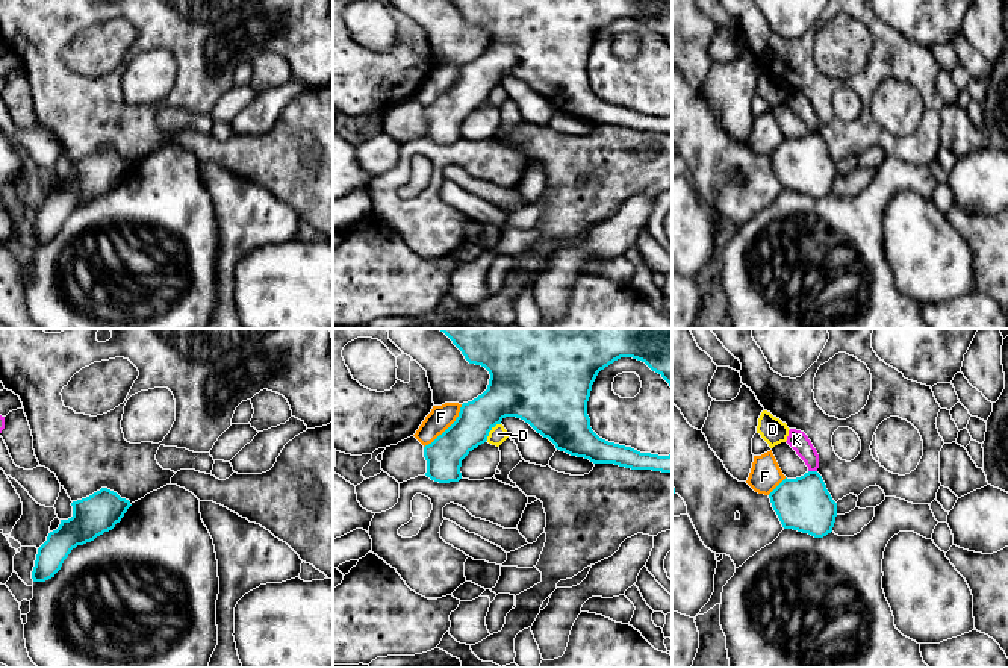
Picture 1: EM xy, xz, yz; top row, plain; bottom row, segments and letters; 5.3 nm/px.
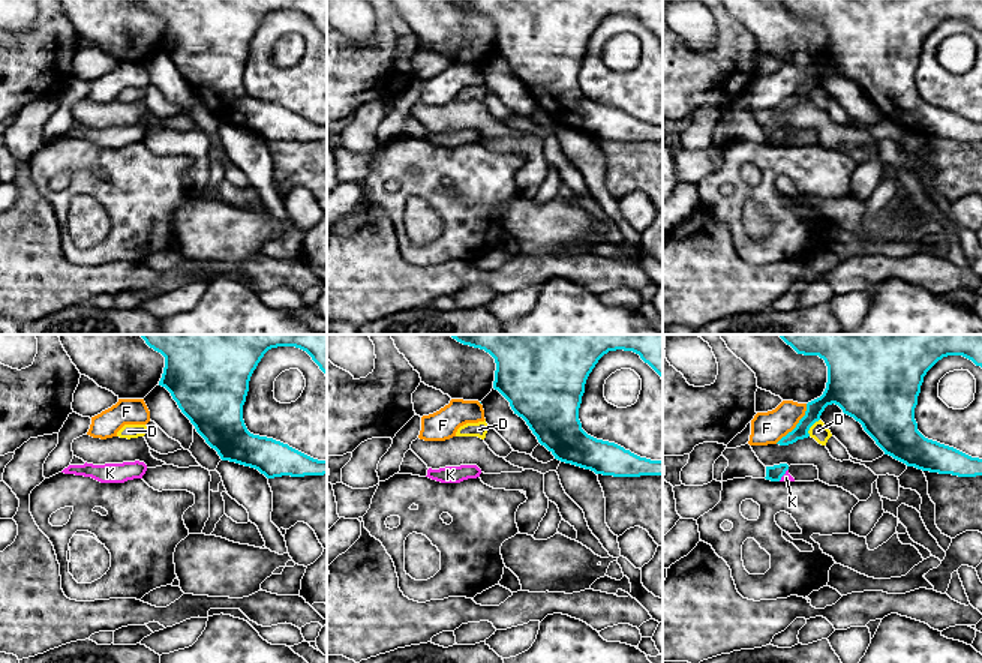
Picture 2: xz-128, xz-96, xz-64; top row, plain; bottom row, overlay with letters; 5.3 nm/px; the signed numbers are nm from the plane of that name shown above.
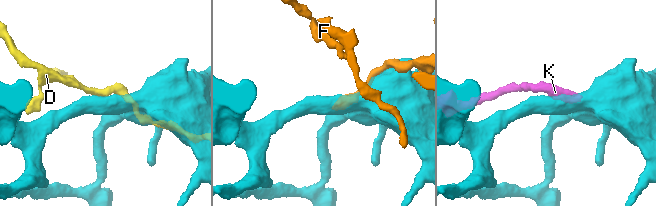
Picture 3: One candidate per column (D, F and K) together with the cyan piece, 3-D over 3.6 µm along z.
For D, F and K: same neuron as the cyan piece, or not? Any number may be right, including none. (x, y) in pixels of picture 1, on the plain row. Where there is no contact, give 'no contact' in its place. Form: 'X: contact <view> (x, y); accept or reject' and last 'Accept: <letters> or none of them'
D: contact xz (491, 90); reject
F: contact xz (448, 88); reject
K: contact yz (813, 132); reject
Accept: none of them

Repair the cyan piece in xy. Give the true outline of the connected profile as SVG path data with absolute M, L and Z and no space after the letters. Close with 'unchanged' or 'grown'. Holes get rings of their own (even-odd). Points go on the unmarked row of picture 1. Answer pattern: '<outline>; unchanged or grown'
M101 148L86 159L73 162L71 167L73 177L61 180L59 188L50 192L38 209L33 242L54 238L73 209L112 191L132 165L117 153Z; unchanged

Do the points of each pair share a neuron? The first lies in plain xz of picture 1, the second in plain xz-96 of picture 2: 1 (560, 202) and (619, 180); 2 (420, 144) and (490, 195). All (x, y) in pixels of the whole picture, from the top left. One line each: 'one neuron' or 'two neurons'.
1: one neuron
2: one neuron

